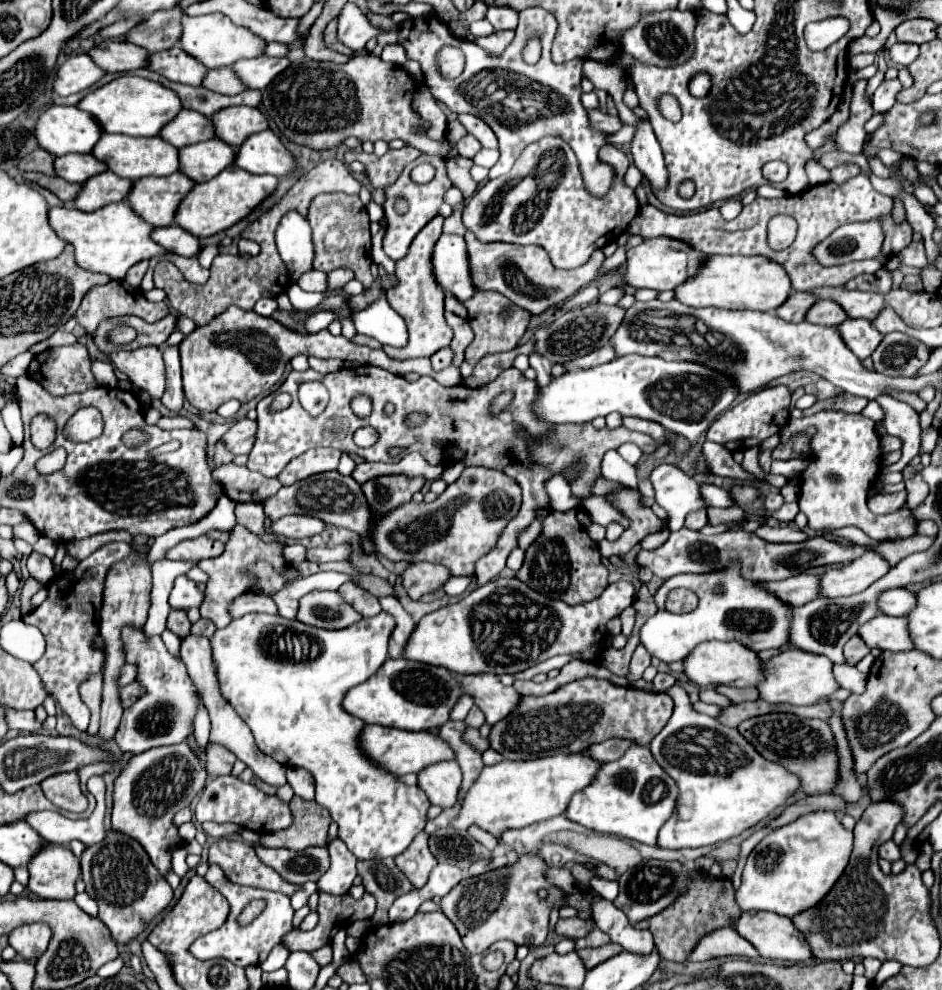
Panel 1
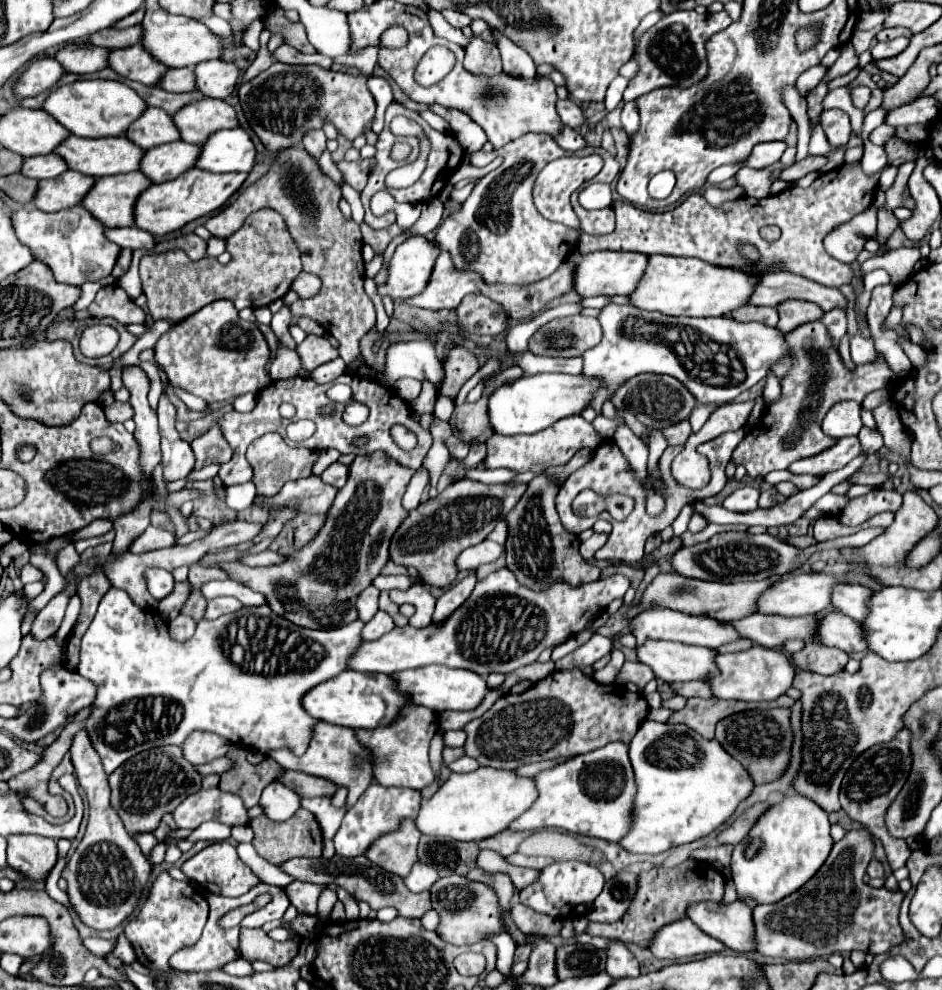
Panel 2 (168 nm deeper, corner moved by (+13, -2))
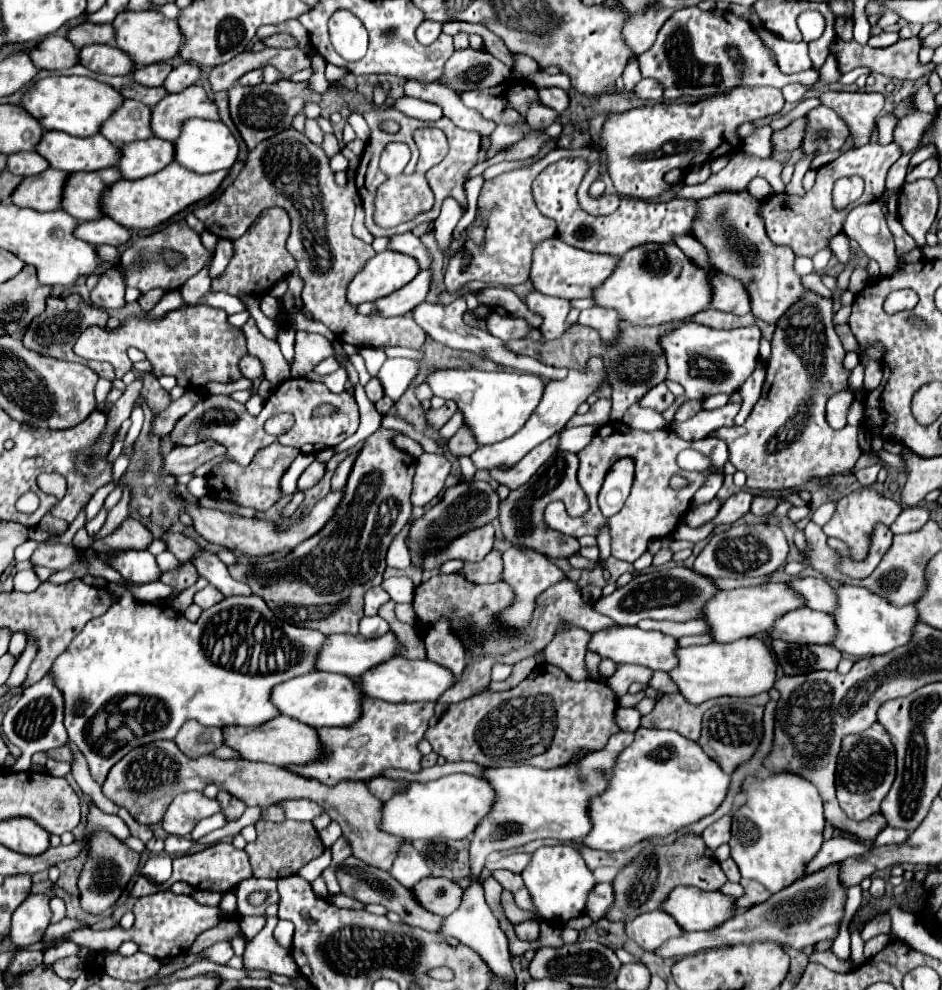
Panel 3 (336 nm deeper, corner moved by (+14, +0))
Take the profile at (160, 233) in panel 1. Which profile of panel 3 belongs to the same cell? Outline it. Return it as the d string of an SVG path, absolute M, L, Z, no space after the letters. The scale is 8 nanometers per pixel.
M106 217L78 223L74 235L92 245L124 245L130 241L130 231Z

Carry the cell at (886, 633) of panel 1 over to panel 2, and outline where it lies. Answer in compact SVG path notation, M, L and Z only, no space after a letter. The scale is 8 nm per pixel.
M829 611L819 627L821 643L829 647L843 649L847 653L853 651L867 651L869 645L865 645L865 639L861 637L861 623L853 621L851 617L845 617L843 613Z

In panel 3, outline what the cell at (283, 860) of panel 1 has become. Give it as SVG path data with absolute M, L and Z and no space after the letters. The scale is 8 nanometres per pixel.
M348 857L340 867L338 867L338 883L340 883L340 891L348 897L354 897L354 899L360 899L362 903L380 903L384 905L386 909L398 913L402 917L402 921L406 925L412 925L412 927L420 927L424 931L432 931L432 933L438 933L444 919L440 915L434 915L430 911L424 911L424 907L420 907L416 903L416 899L412 897L412 891L402 887L388 871L382 871L382 869L376 869L376 867L368 867L366 863L362 863L360 859L354 859L354 857Z

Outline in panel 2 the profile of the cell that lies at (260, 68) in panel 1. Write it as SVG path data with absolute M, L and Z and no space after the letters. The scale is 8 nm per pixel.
M223 59L203 61L201 65L195 67L199 91L213 99L227 99L235 91L241 73L243 71L233 61Z

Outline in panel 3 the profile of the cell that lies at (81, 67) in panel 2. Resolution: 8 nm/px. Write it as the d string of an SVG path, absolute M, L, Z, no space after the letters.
M50 35L48 39L40 41L28 51L28 55L38 69L48 71L64 71L78 63L78 49L66 37L58 35Z

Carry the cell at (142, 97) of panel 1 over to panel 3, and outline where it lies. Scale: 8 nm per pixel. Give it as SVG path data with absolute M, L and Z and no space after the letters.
M52 75L36 81L20 99L20 107L26 109L44 129L64 131L74 137L90 137L100 131L104 119L108 119L120 105L124 97L116 93L106 83L100 83L90 77L66 77Z

